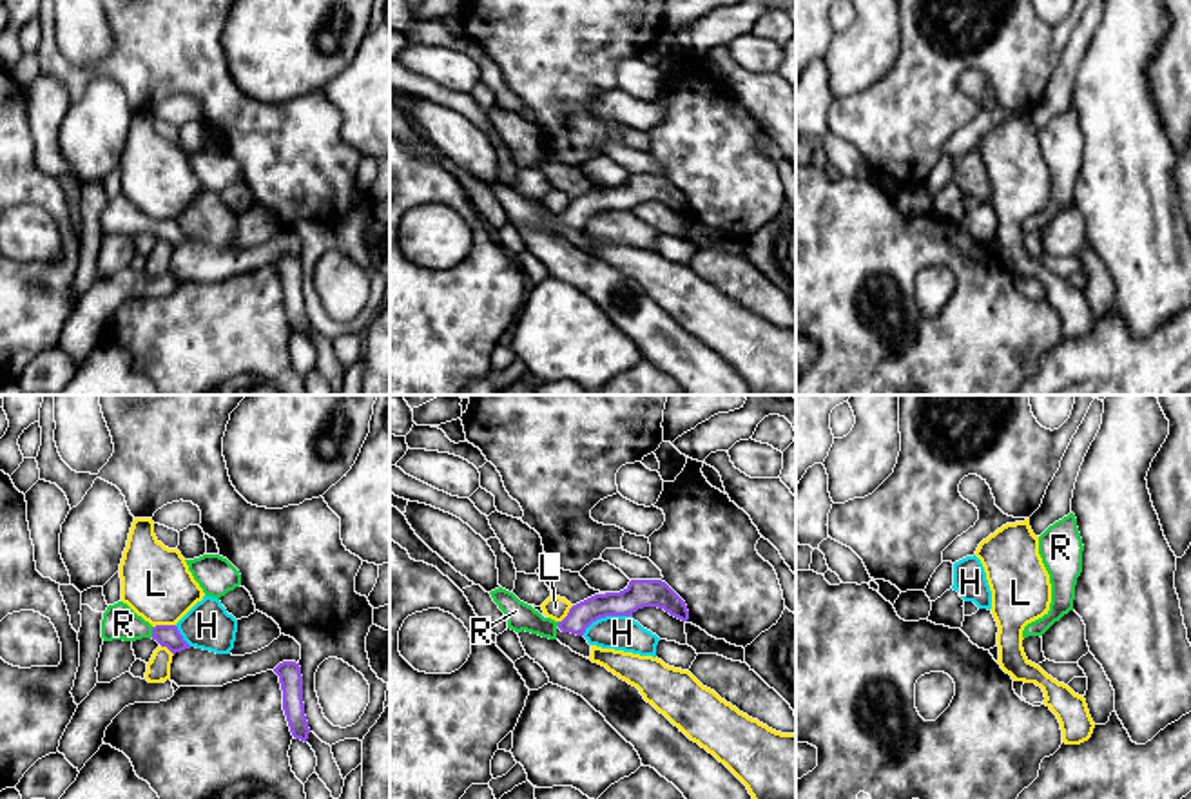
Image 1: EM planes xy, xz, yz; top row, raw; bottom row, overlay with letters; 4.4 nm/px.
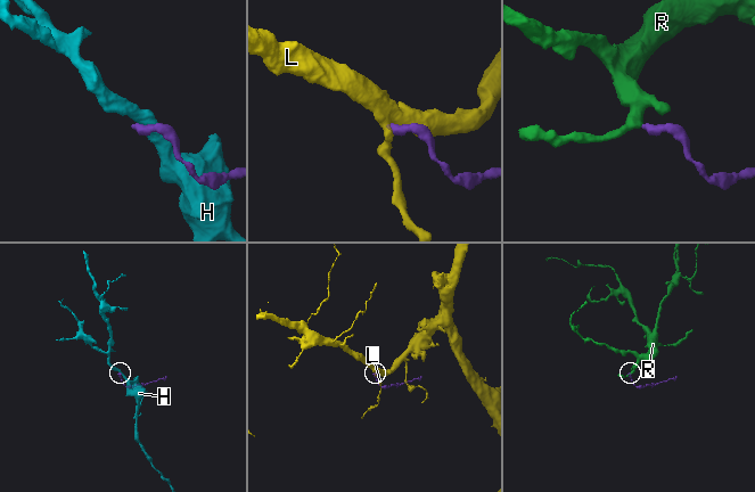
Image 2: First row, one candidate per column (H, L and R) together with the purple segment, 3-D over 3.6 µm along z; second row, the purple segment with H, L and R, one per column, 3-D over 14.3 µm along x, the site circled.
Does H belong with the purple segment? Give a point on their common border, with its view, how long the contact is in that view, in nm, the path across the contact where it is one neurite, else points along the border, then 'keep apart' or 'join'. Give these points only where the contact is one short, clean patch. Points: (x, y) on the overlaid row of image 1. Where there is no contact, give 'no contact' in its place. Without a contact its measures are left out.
meets purple in xz at (606, 615); contact 240 nm long; keep apart

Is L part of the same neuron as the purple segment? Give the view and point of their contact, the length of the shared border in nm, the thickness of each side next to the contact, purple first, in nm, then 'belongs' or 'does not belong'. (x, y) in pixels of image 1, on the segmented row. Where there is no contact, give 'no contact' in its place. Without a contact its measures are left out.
contact xy (164, 625); length 100 nm; calibres 100 and 320 nm; does not belong

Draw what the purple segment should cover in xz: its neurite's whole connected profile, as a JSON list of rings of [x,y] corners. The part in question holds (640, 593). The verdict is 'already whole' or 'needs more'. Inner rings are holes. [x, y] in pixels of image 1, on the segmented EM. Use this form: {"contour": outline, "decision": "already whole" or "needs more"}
{"contour": [[[631,580],[620,592],[595,594],[573,605],[562,621],[544,618],[531,605],[520,602],[513,592],[499,587],[489,592],[504,612],[508,629],[531,632],[557,640],[557,631],[584,636],[586,629],[605,616],[633,616],[638,609],[658,607],[671,616],[687,621],[685,602],[662,580]]], "decision": "needs more"}

